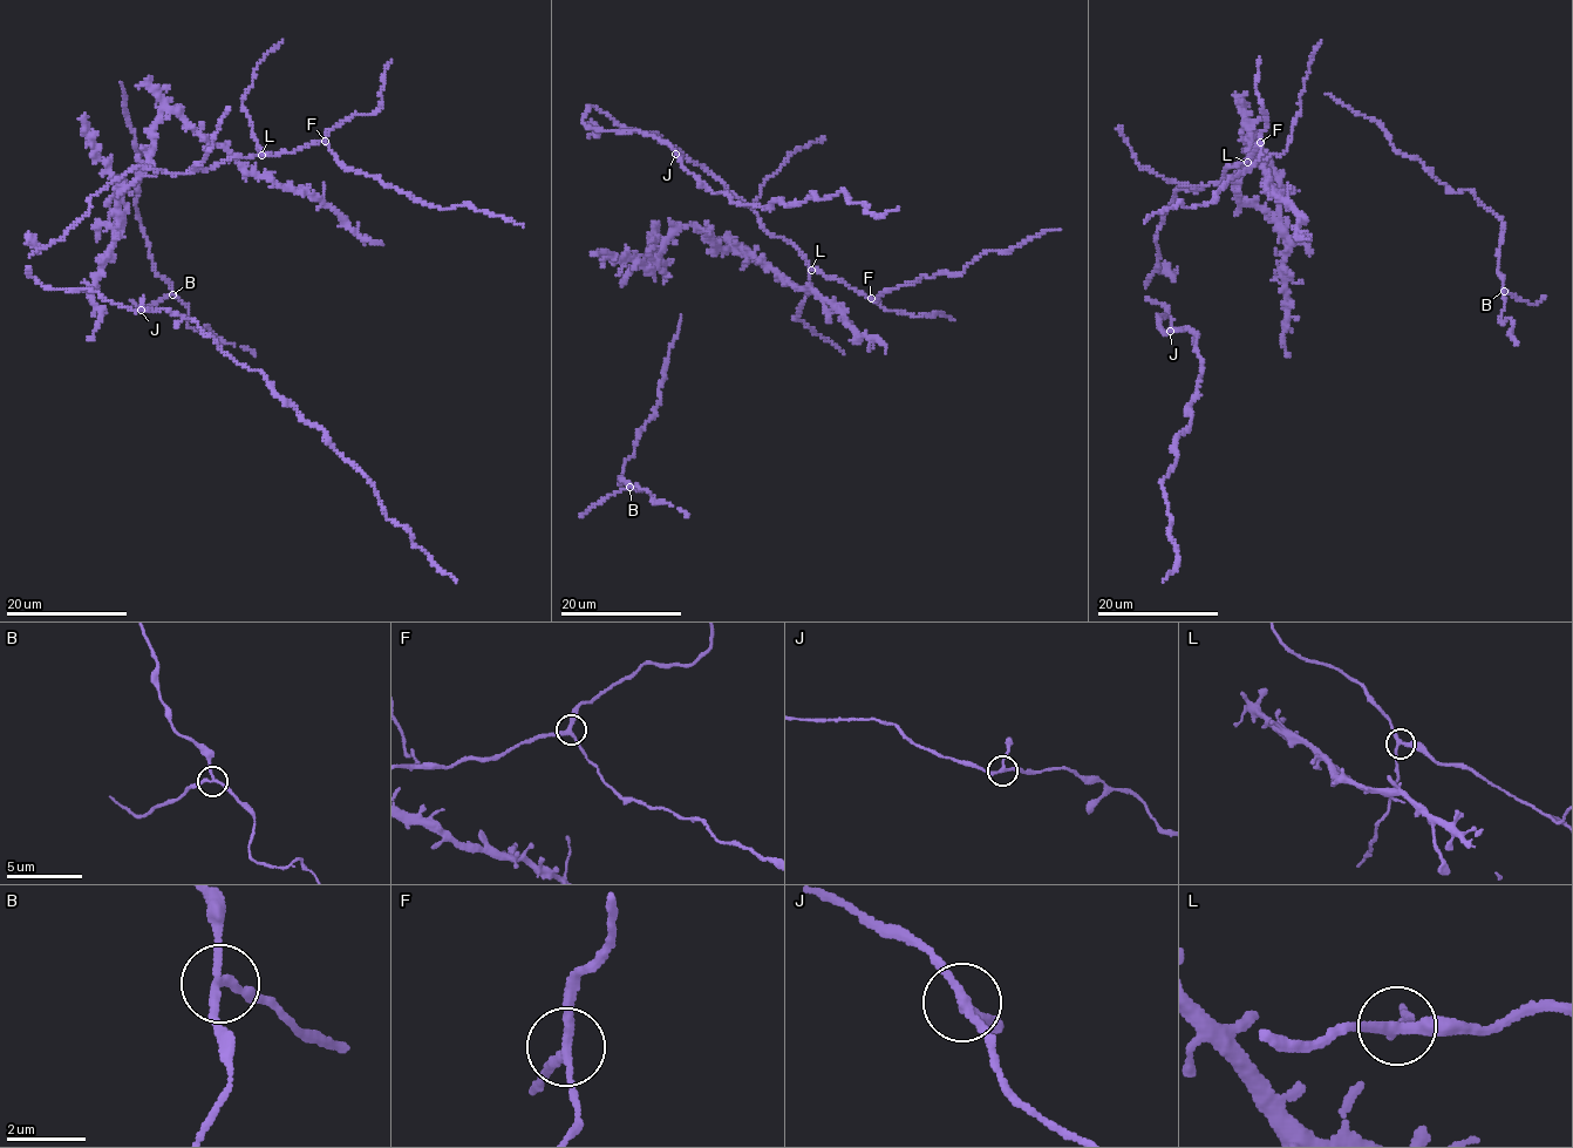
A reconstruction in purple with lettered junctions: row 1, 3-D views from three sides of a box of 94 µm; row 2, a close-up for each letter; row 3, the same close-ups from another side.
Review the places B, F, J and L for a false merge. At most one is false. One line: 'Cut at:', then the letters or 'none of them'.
Cut at: B

